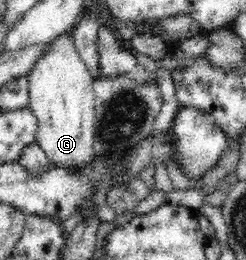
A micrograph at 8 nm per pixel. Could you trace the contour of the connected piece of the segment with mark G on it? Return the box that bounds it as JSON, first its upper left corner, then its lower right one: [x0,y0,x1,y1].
[28,32,95,169]

